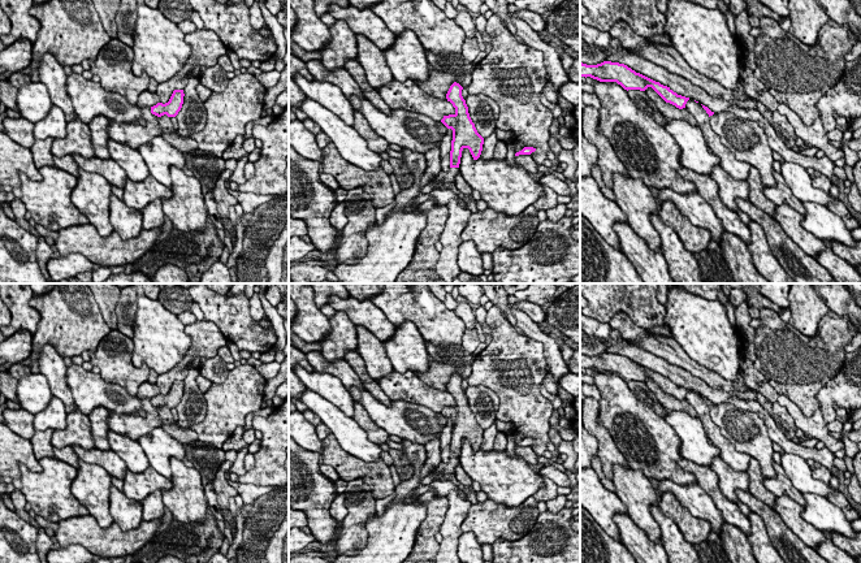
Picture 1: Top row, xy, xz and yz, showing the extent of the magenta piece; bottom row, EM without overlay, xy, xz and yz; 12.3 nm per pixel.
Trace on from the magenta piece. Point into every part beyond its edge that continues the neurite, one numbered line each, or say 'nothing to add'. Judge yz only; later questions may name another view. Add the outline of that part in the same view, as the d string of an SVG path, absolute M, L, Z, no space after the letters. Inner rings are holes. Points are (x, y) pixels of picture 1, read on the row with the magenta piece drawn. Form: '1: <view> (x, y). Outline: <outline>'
nothing to add

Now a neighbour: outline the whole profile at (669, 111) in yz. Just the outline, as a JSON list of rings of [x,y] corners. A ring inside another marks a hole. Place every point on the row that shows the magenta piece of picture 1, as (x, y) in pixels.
[[[648,87],[645,90],[645,94],[657,105],[658,111],[665,118],[685,121],[692,126],[698,126],[695,117],[685,108],[679,109],[675,105],[666,103],[652,87]]]

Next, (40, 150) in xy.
[[[52,138],[47,139],[35,139],[33,147],[30,148],[34,159],[34,164],[38,169],[48,165],[55,165],[52,155]]]

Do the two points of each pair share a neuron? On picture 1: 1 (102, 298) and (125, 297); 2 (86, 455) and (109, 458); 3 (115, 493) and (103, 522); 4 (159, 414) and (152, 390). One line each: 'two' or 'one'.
1: two
2: one
3: two
4: two

